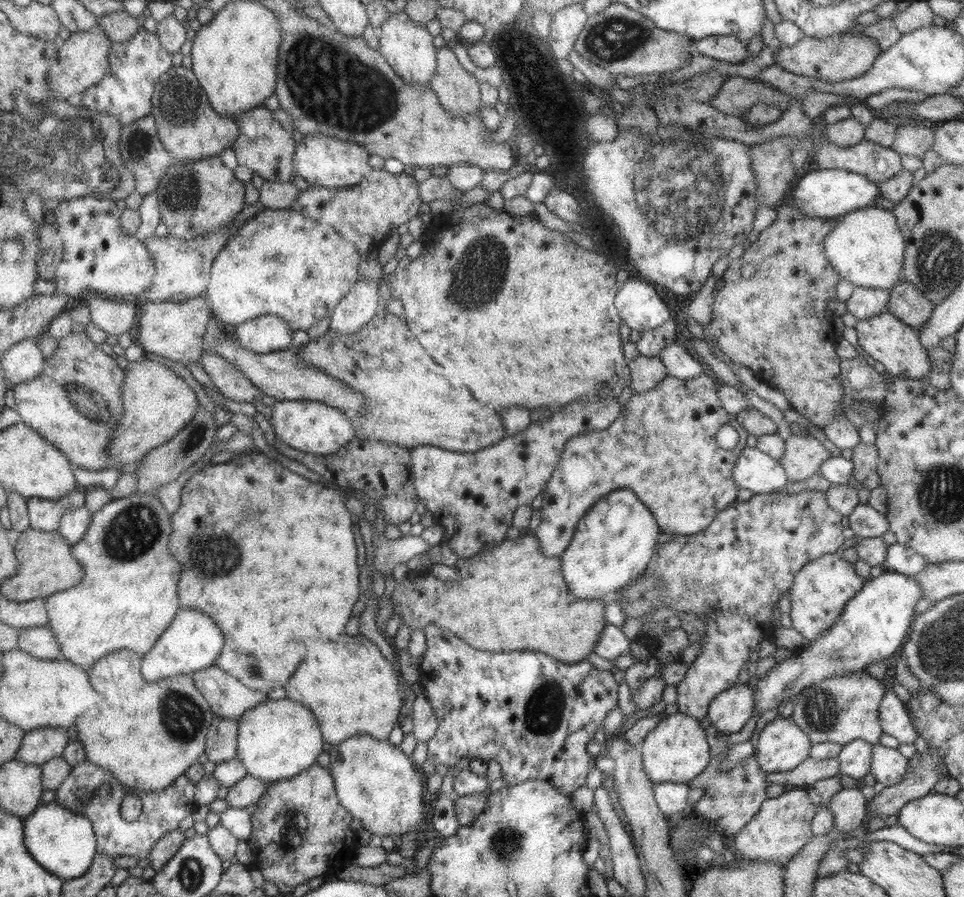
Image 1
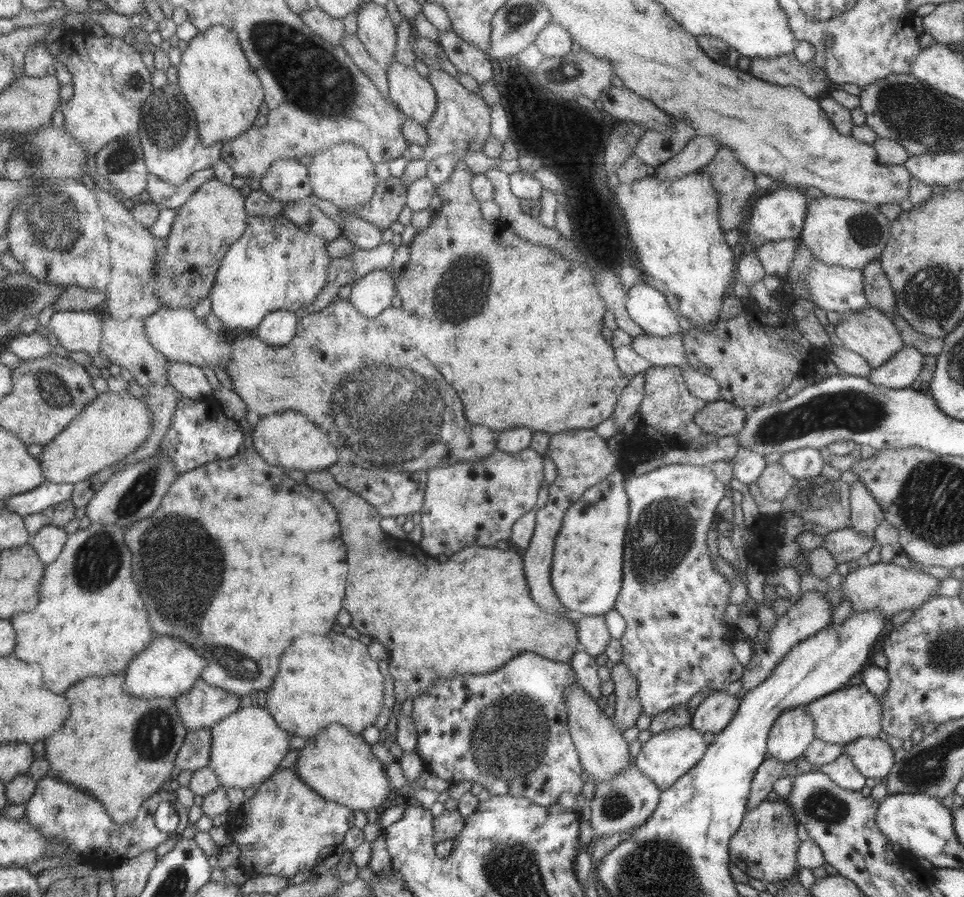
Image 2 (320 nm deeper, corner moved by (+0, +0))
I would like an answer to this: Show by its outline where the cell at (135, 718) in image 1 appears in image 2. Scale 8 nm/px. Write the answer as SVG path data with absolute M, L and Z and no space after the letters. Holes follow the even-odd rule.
M124 672L89 676L76 683L76 688L70 688L64 694L71 704L71 711L63 727L44 740L44 756L50 765L48 775L59 777L99 800L116 824L128 824L136 819L142 802L158 793L160 784L170 778L175 756L188 734L174 698L136 698L123 691L123 684Z

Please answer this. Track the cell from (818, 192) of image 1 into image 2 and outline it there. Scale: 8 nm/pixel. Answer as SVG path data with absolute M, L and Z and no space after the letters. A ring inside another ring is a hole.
M793 187L774 191L760 199L752 206L746 236L747 248L757 248L772 240L798 239L803 227L807 202L810 199L806 187Z

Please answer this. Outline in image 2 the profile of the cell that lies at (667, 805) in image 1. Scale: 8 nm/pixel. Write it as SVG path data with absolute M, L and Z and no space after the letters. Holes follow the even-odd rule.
M633 762L611 781L602 781L595 787L594 798L590 800L589 821L593 828L594 837L598 839L603 835L620 834L624 830L630 830L630 828L644 824L654 812L658 801L660 801L660 794L662 794L660 788L650 780L650 777L640 772Z

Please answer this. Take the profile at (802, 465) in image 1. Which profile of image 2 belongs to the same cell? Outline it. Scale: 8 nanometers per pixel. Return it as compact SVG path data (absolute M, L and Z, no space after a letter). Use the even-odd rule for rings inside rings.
M776 461L766 465L755 483L766 500L781 501L796 481L782 468L781 462Z

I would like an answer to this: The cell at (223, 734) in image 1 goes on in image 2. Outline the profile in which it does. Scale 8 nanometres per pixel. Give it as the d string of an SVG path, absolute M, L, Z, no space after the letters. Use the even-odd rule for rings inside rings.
M210 728L192 730L184 739L183 746L175 756L178 770L197 771L209 766L211 749Z

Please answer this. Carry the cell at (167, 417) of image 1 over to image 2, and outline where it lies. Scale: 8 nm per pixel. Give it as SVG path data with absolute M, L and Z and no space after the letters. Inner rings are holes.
M128 390L99 394L51 443L43 446L43 452L37 459L45 480L75 485L126 459L151 434L151 416L147 404Z

